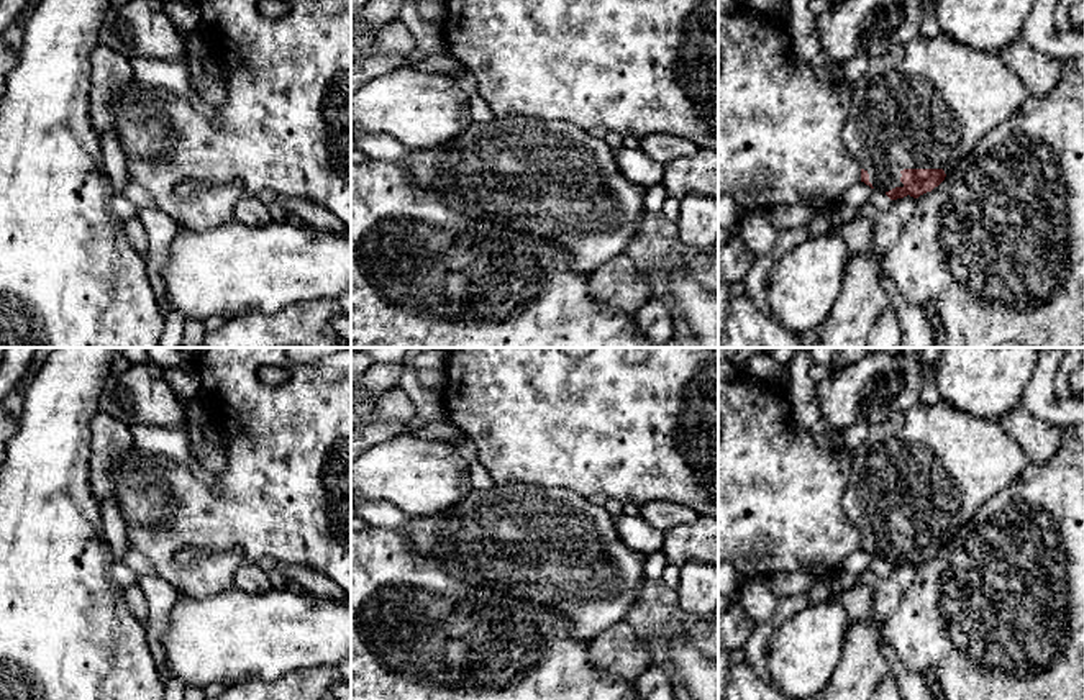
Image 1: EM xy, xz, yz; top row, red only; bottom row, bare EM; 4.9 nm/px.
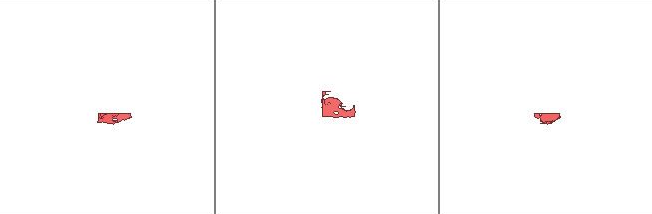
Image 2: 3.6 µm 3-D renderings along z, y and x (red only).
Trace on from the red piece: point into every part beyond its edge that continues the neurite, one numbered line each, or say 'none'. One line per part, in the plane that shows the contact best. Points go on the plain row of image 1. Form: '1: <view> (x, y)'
1: yz (925, 471)

